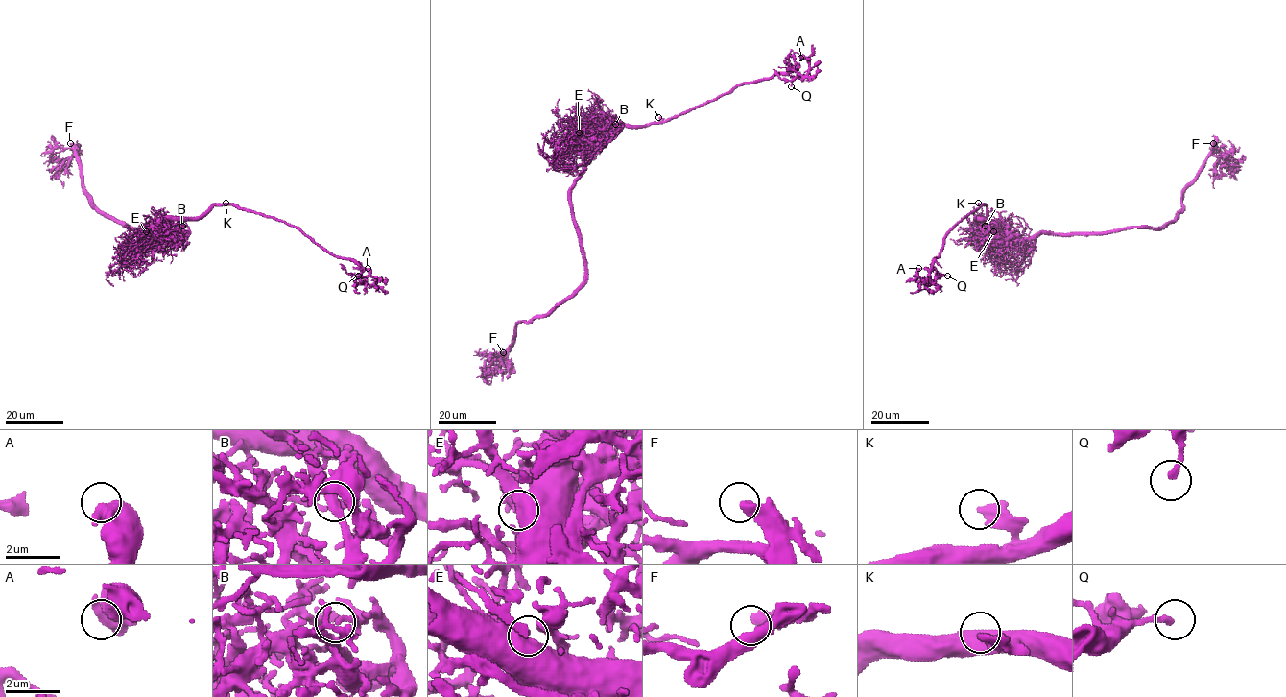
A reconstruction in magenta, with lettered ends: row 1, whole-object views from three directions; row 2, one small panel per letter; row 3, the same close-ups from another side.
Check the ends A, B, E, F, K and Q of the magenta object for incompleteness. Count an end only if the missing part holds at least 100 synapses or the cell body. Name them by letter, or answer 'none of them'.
F

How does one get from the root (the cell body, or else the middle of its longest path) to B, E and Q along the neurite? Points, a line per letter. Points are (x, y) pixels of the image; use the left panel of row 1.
B: (157, 236), (186, 231), (188, 227), (182, 226)
E: (157, 236), (153, 239), (146, 231)
Q: (157, 236), (173, 221), (236, 205), (297, 227), (352, 260), (358, 276)

